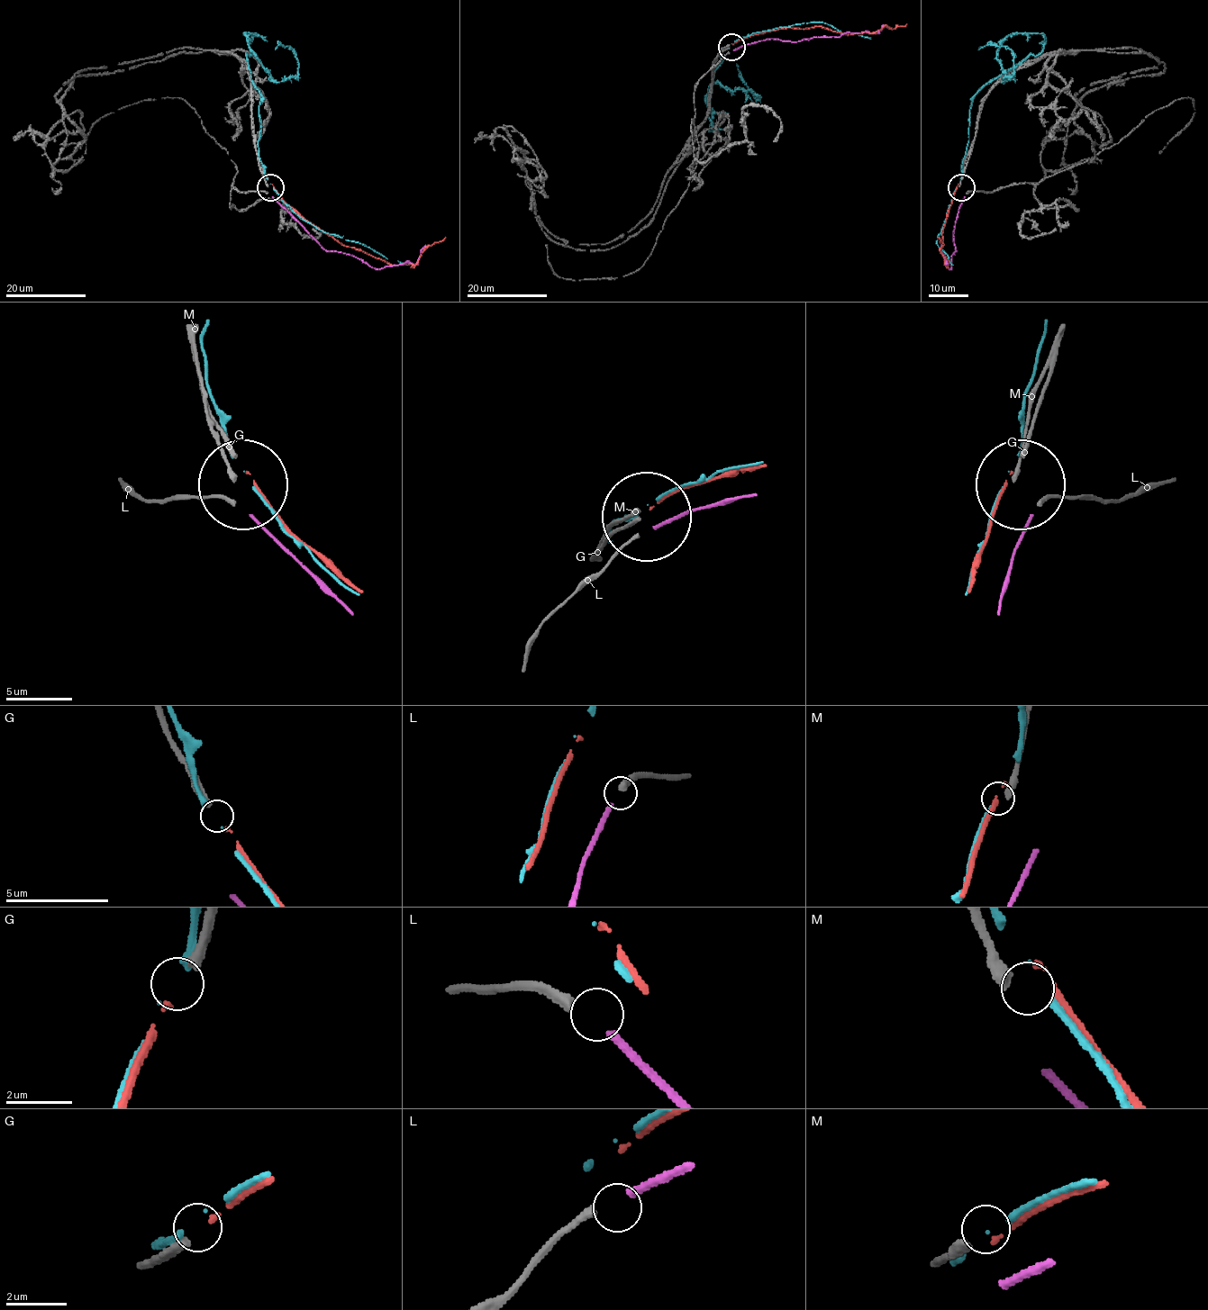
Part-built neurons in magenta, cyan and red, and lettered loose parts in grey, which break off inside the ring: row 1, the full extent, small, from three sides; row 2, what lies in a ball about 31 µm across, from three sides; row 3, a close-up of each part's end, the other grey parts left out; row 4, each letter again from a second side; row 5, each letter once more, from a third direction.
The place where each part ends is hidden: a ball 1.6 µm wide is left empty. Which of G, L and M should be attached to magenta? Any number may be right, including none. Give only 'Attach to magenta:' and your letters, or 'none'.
Attach to magenta: L

